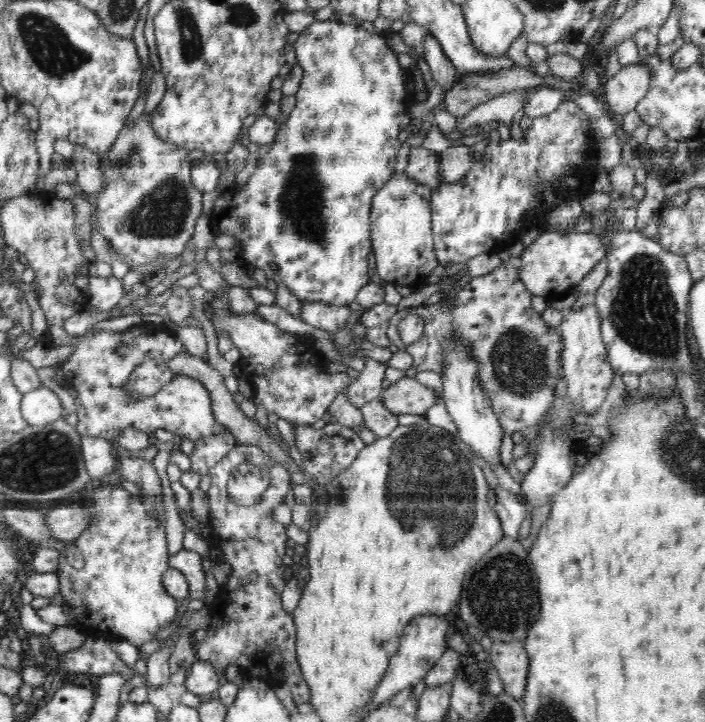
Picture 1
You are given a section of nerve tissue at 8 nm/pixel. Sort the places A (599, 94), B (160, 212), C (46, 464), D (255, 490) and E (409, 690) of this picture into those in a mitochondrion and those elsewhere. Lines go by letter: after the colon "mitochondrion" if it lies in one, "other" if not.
A: other
B: mitochondrion
C: mitochondrion
D: mitochondrion
E: other

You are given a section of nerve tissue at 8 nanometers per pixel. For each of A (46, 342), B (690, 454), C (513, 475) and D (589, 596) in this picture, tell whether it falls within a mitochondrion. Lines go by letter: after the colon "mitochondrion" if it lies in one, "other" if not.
A: other
B: mitochondrion
C: other
D: other

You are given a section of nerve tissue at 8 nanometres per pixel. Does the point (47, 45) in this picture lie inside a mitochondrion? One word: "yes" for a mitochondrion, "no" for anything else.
yes

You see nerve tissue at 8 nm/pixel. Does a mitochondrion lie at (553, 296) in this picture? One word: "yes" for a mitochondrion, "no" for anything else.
no

